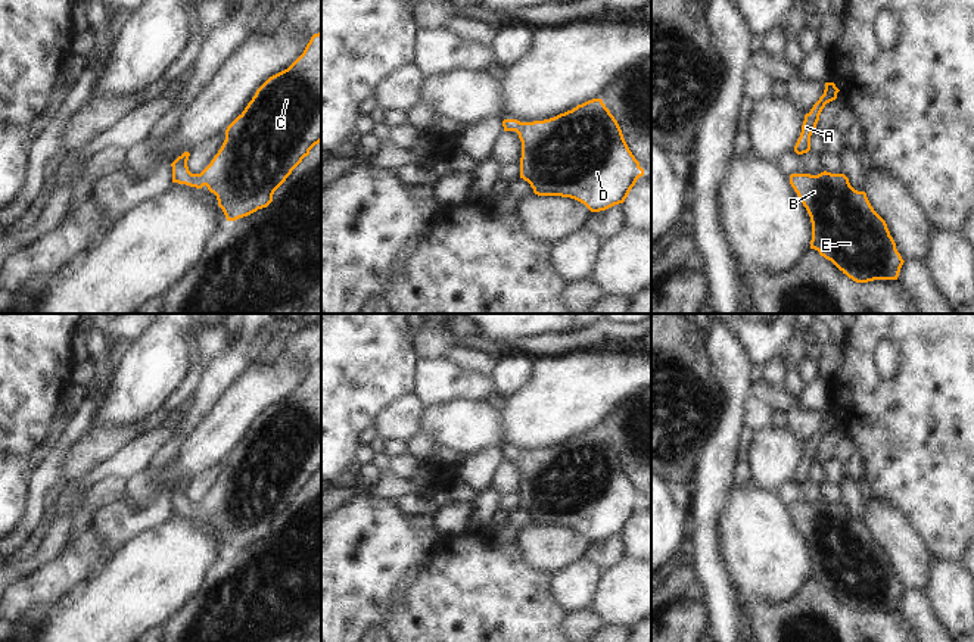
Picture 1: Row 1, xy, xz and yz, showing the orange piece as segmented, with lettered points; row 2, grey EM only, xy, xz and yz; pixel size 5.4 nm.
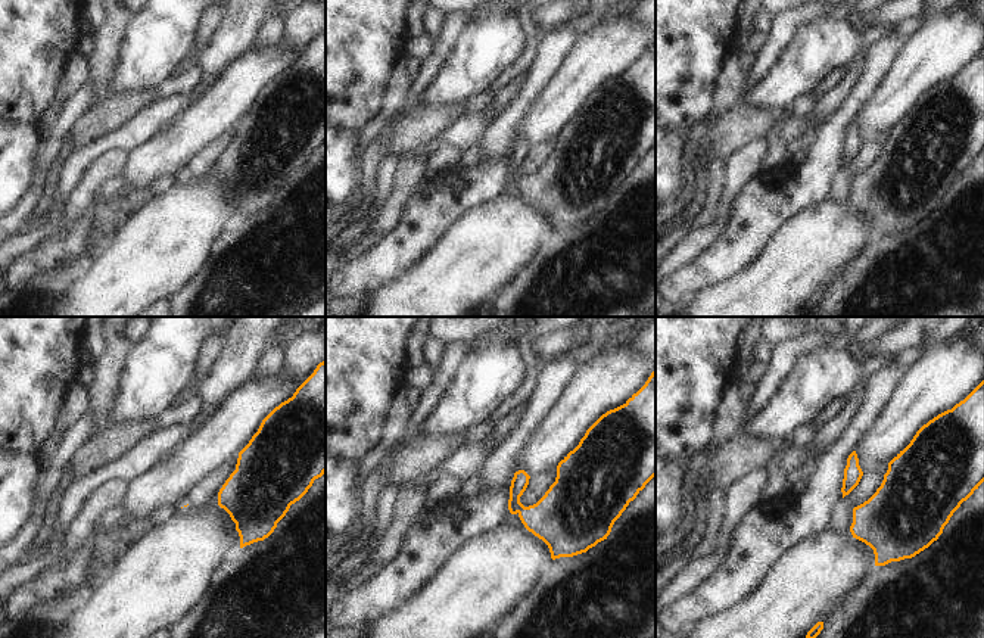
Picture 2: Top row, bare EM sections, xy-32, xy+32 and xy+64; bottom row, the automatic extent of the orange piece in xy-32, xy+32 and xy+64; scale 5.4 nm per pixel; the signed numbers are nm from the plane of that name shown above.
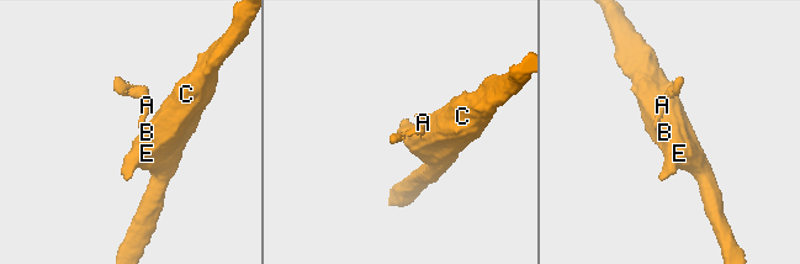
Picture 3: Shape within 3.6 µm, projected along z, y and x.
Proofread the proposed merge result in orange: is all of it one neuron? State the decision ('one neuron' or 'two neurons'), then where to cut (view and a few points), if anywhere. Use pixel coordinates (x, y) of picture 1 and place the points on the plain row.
one neuron; cut none

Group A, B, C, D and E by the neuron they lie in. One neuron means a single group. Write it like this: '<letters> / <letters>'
A B C D E

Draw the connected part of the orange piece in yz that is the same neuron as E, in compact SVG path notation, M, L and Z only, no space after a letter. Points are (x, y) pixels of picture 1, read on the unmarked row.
M827 501L818 505L791 504L790 514L810 546L810 579L818 580L856 613L897 610L905 590L886 551L874 540L865 521L855 520L844 504Z

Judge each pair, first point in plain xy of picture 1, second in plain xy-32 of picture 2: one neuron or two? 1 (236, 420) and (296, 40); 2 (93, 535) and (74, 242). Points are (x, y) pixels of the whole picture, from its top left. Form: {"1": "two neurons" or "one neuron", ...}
{"1": "two neurons", "2": "one neuron"}

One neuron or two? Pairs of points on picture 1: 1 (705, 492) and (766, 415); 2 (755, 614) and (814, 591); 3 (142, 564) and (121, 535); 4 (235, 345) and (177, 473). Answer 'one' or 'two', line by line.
1: two
2: one
3: two
4: two

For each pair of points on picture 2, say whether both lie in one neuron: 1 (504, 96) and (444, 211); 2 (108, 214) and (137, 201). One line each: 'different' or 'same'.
1: different
2: different

